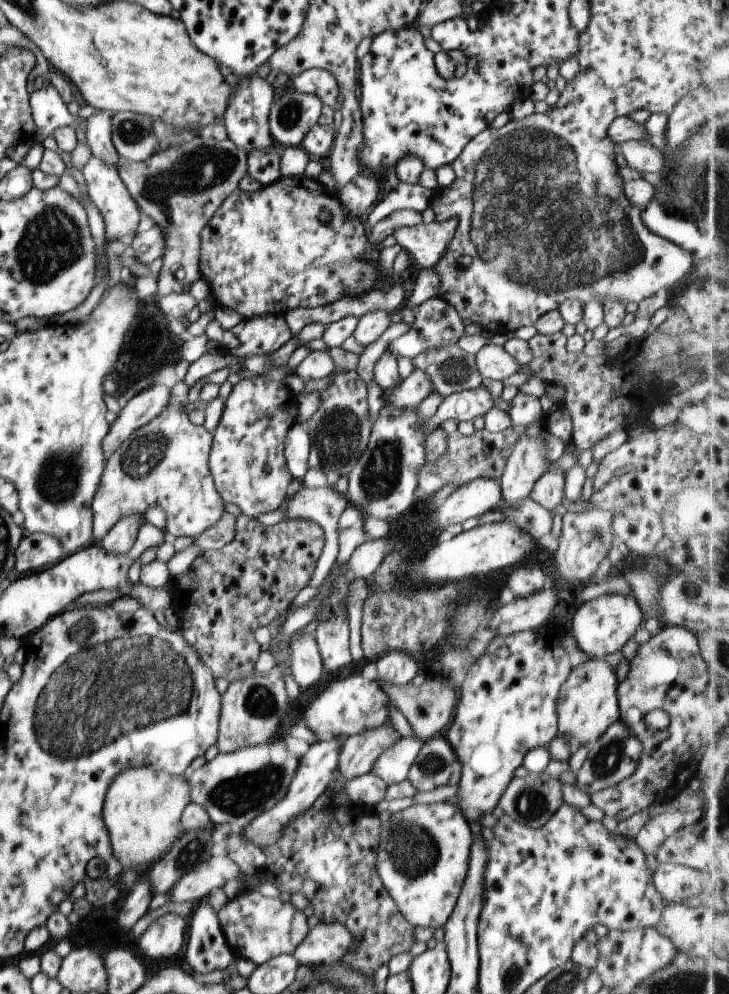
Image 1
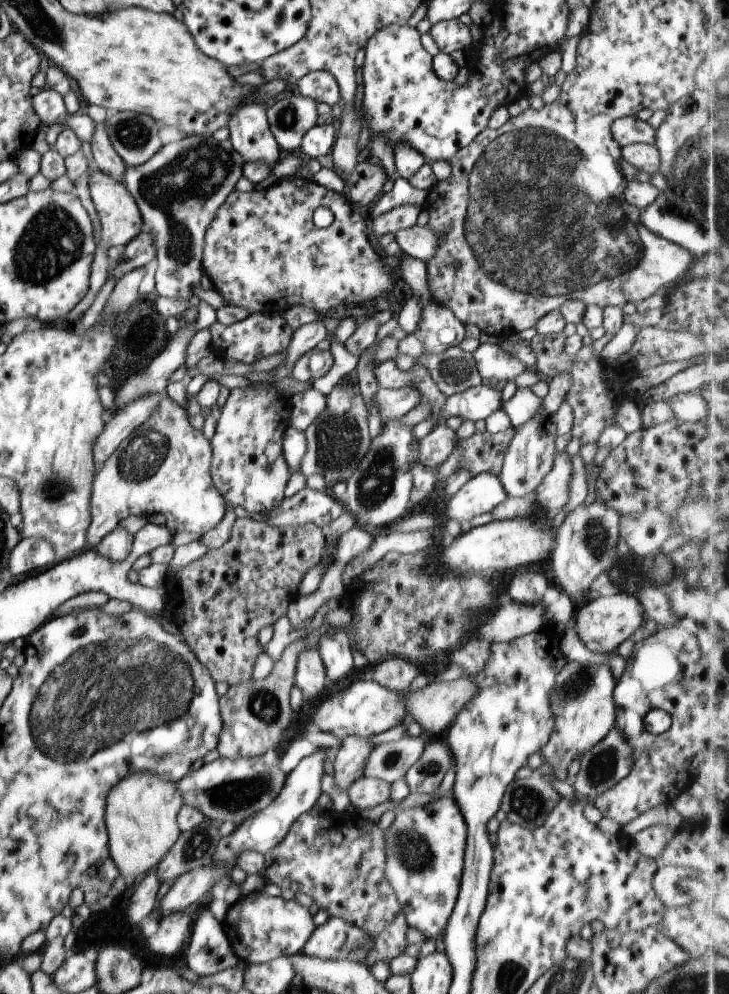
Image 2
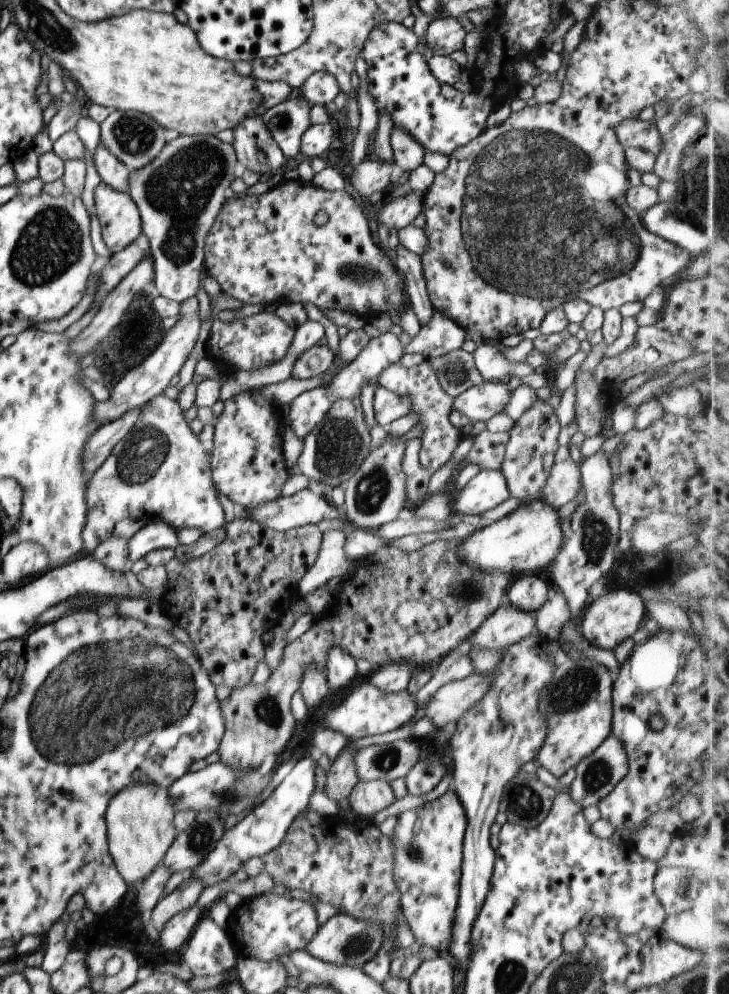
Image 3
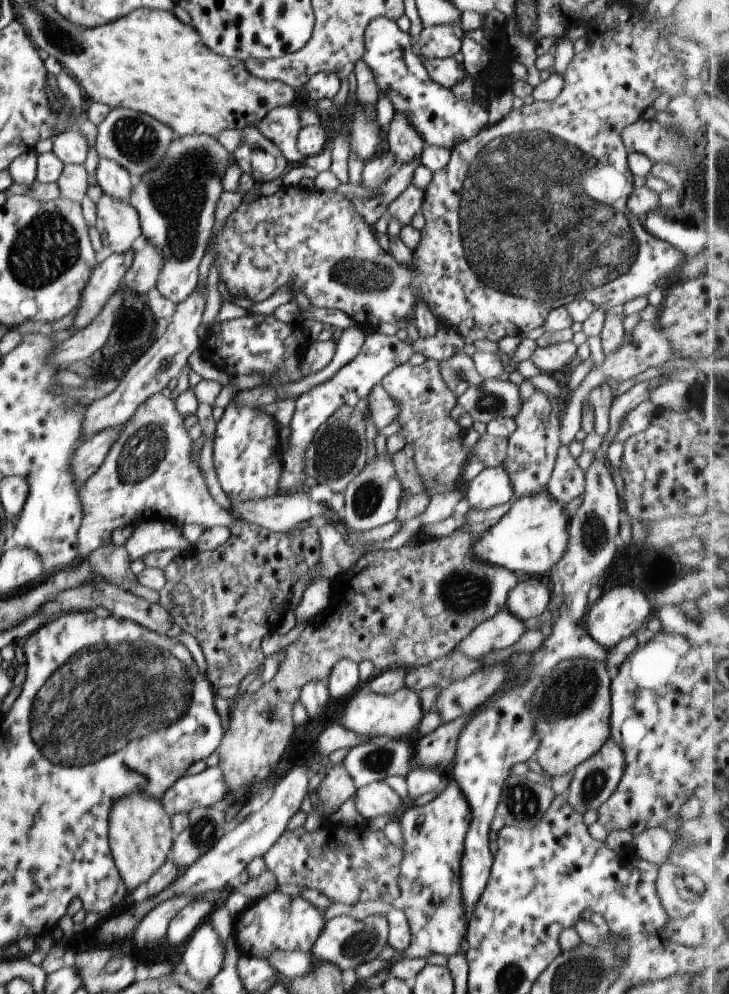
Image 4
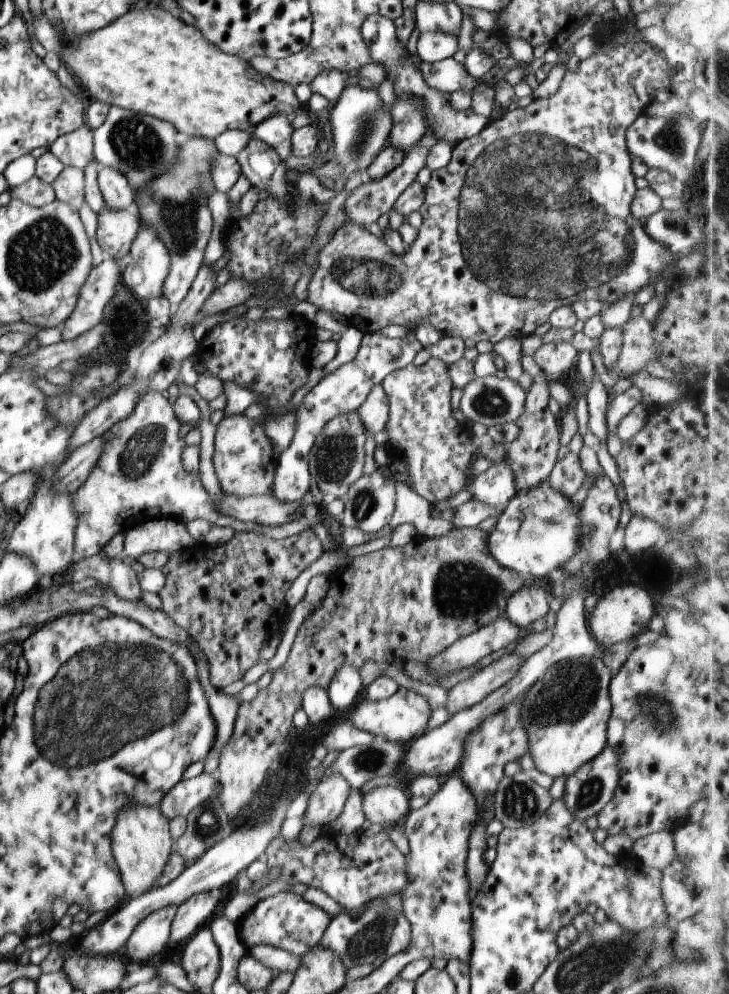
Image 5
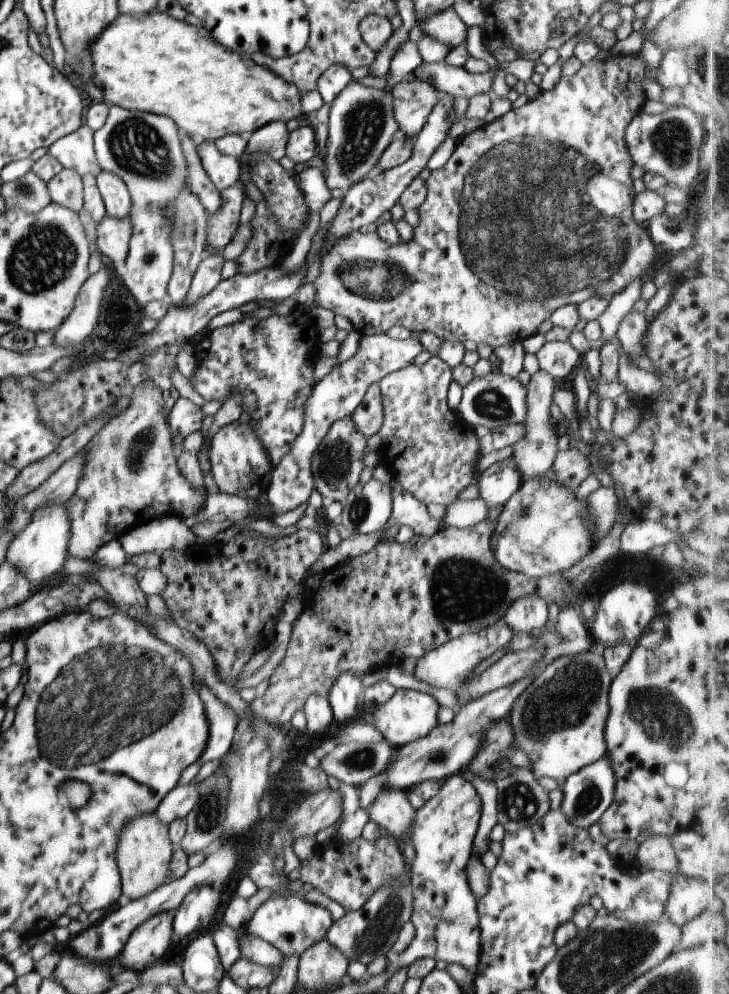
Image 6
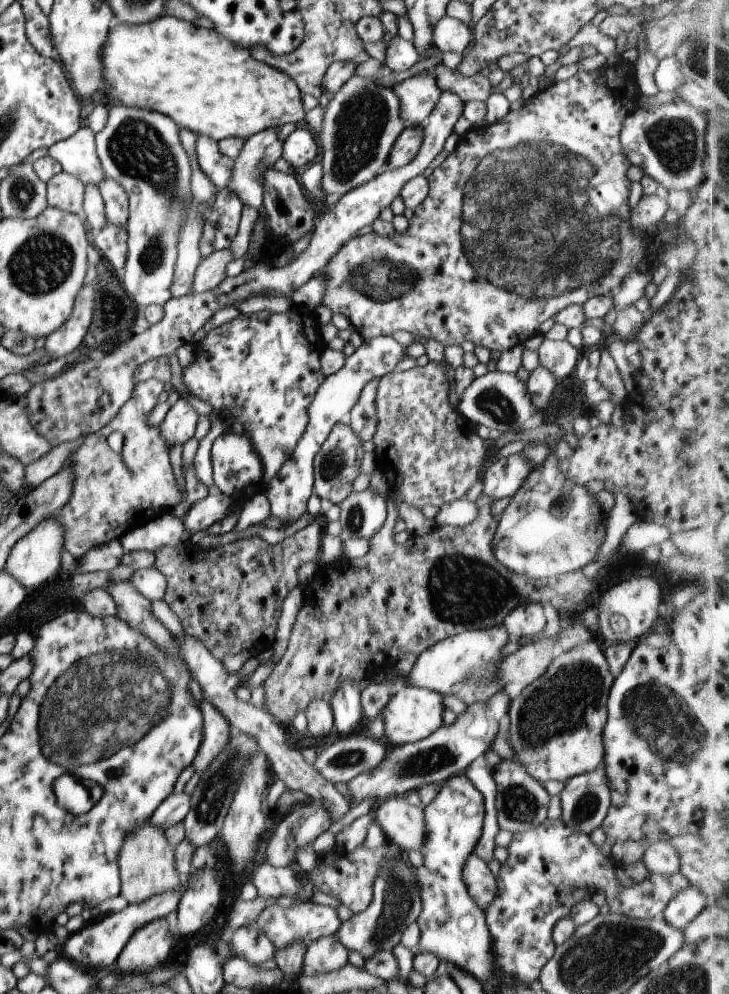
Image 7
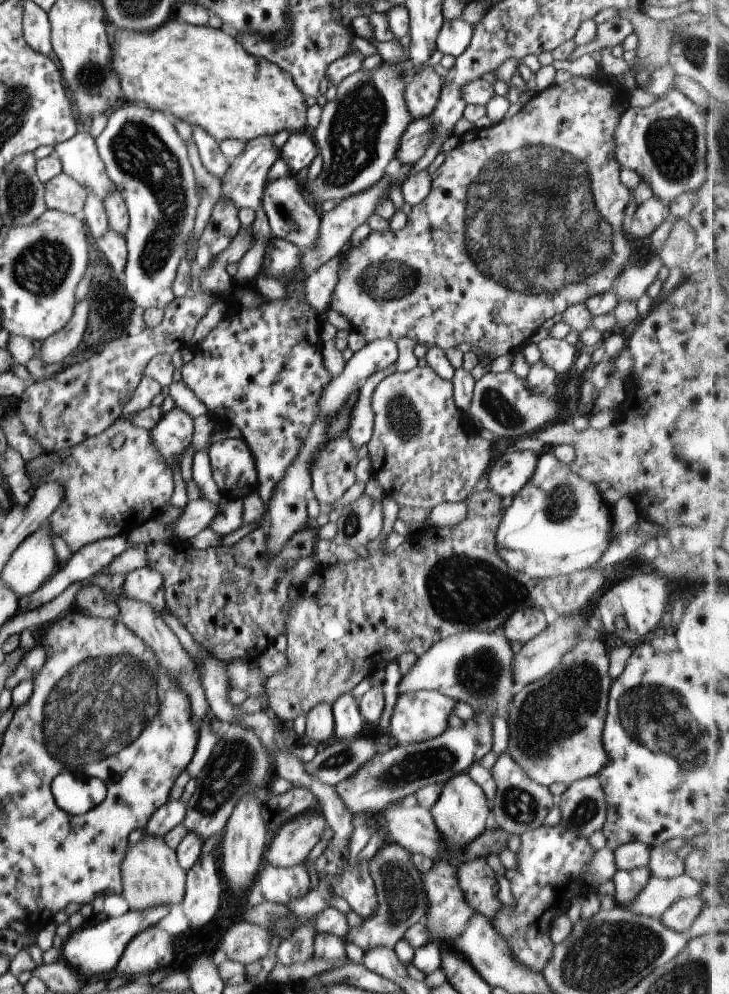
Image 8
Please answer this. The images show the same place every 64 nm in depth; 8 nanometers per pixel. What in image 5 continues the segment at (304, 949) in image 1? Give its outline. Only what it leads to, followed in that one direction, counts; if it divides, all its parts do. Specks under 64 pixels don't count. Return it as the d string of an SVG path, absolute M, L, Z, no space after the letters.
M401 891L395 894L387 894L385 898L373 898L363 906L363 910L357 910L351 915L339 913L335 918L330 918L321 940L318 944L321 948L329 950L339 957L344 970L347 971L356 964L372 964L372 962L385 952L395 921L402 916L403 902L401 902Z

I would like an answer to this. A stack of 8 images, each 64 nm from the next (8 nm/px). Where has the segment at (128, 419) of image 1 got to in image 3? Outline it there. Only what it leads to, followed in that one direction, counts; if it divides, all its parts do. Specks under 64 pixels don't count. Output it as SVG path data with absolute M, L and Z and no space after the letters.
M141 407L133 408L131 412L125 412L121 418L117 418L113 422L107 422L103 426L96 427L90 433L89 438L83 444L83 452L81 452L81 466L83 466L83 478L85 478L85 482L103 464L107 455L111 454L113 446L137 422L139 412L141 412Z

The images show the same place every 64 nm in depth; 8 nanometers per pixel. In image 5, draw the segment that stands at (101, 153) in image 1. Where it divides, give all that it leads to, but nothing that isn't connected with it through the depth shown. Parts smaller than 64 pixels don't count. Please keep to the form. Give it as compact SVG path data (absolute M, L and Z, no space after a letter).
M99 166L96 172L96 181L104 205L109 210L130 210L133 208L134 191L131 190L127 178L117 172L115 168Z

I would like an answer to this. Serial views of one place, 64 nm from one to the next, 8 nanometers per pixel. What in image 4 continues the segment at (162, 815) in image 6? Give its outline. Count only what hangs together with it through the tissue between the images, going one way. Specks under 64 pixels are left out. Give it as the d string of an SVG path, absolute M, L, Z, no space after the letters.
M218 766L205 767L201 772L190 775L184 774L175 784L168 788L161 796L161 806L167 812L167 816L187 813L199 807L221 806L221 800L227 796L227 786L223 780L223 774Z

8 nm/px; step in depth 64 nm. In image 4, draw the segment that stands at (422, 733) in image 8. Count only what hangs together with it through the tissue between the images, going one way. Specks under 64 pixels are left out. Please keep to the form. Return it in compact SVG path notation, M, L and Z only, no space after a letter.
M367 686L355 691L341 706L343 710L335 716L337 724L345 726L353 734L361 734L369 739L377 736L387 736L393 739L400 739L407 734L417 731L423 713L419 704L419 696L411 692L407 686L396 690L393 694L373 694Z

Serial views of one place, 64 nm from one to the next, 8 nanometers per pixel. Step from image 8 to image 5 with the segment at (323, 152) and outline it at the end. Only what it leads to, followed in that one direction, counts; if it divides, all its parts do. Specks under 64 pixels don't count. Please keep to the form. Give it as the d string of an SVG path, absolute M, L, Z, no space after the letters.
M349 84L344 86L332 104L328 122L332 135L333 159L341 168L342 177L347 180L352 172L369 168L375 156L383 149L391 130L390 108L383 106L375 88L365 89Z

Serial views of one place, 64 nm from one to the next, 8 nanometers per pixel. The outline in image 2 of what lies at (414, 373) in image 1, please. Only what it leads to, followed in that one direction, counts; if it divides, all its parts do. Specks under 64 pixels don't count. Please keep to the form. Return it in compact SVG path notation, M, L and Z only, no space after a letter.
M405 386L402 389L378 387L372 399L381 424L383 424L383 422L397 420L407 414L409 410L418 405L421 396L423 396L422 391L413 388L413 386Z

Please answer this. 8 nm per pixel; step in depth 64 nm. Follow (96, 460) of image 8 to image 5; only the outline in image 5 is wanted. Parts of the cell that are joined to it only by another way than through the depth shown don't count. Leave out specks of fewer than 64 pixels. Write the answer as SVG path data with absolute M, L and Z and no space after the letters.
M155 391L139 396L131 414L101 434L105 444L99 460L87 474L85 482L70 494L71 506L77 514L73 530L76 559L97 554L115 534L123 534L157 517L171 518L184 524L199 518L214 526L231 527L239 533L257 532L271 539L297 534L318 521L317 516L307 519L302 514L281 526L259 526L255 522L241 522L217 514L200 478L183 470L181 452L186 444L179 436L179 426L172 404L159 391Z

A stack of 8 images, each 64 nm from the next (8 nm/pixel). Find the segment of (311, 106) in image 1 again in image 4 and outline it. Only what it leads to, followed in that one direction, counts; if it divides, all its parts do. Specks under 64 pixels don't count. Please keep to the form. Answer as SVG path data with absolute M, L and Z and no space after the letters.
M296 102L291 106L279 106L269 110L255 125L263 136L275 144L281 156L287 162L299 162L301 154L295 148L295 138L301 130L299 112L302 103Z

